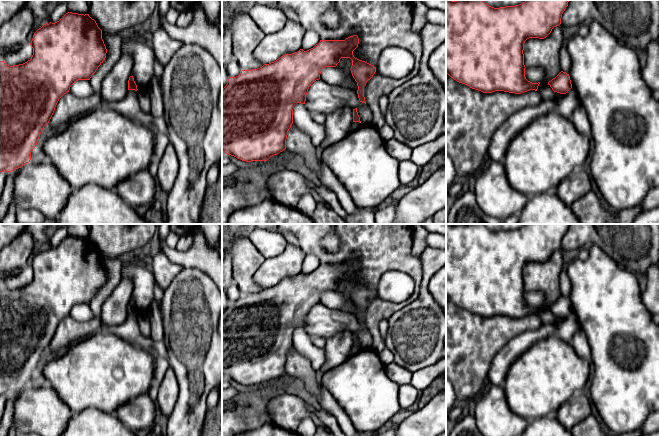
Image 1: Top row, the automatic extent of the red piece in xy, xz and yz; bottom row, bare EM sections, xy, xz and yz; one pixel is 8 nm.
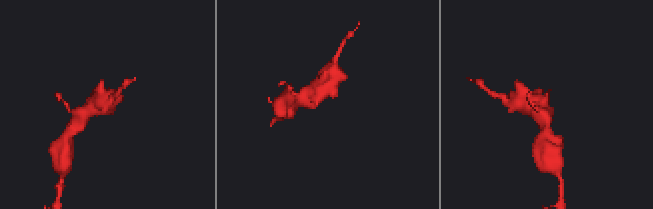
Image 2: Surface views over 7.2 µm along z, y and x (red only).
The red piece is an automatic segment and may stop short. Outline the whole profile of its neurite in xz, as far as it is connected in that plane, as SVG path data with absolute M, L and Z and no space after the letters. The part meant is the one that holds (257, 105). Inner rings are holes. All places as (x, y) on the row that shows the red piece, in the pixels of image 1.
M357 35L345 40L320 40L313 48L281 56L274 62L251 70L242 70L236 77L229 77L222 89L222 151L242 161L267 161L270 157L286 149L288 131L293 124L293 109L297 103L305 104L306 95L313 82L320 79L323 68L336 67L341 58L352 60L351 73L357 82L359 101L366 104L364 86L376 72L376 67L354 57L353 51L358 47Z

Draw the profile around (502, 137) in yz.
M564 94L557 99L543 100L539 105L528 106L512 114L493 134L487 156L492 162L504 162L509 144L532 121L556 110Z

